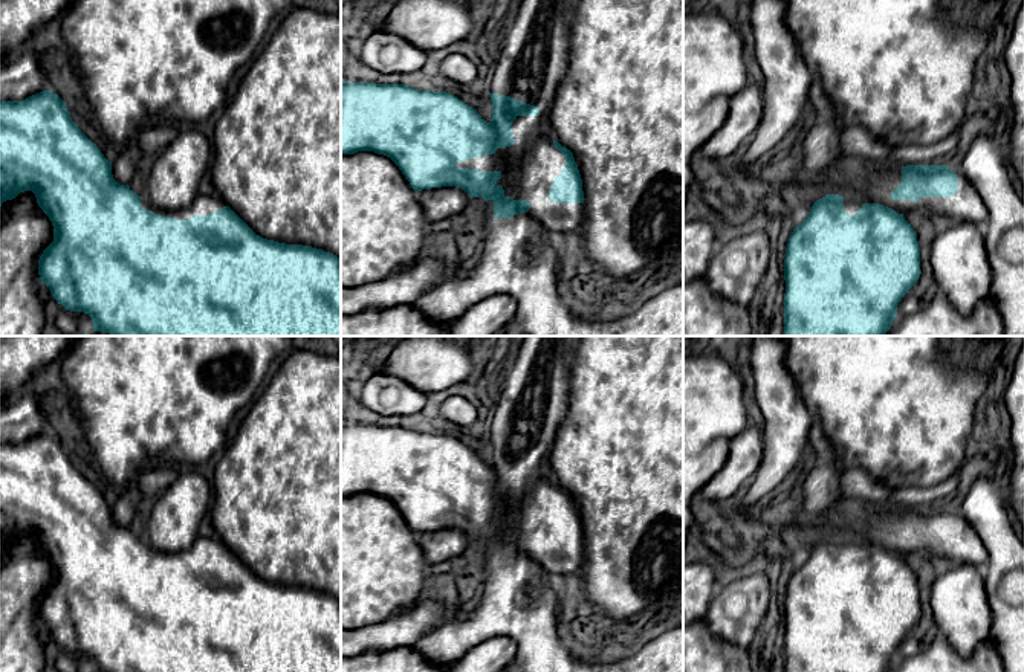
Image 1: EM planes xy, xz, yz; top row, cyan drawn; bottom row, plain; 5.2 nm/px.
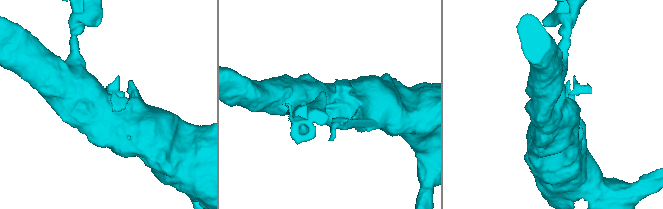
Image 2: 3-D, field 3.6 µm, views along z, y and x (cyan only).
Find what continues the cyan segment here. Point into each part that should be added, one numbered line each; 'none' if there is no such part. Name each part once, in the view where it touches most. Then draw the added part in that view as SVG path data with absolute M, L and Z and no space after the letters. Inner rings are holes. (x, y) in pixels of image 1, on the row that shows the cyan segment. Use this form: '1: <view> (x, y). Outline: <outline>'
1: xz (564, 220). Outline: M549 202L541 211L532 214L535 226L552 237L575 237L584 221L584 203Z

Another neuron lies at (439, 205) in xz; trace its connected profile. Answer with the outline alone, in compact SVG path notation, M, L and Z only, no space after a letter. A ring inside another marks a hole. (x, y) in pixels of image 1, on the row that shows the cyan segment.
M442 186L416 191L416 199L423 209L428 225L440 228L448 225L451 217L463 212L471 197L462 188Z

